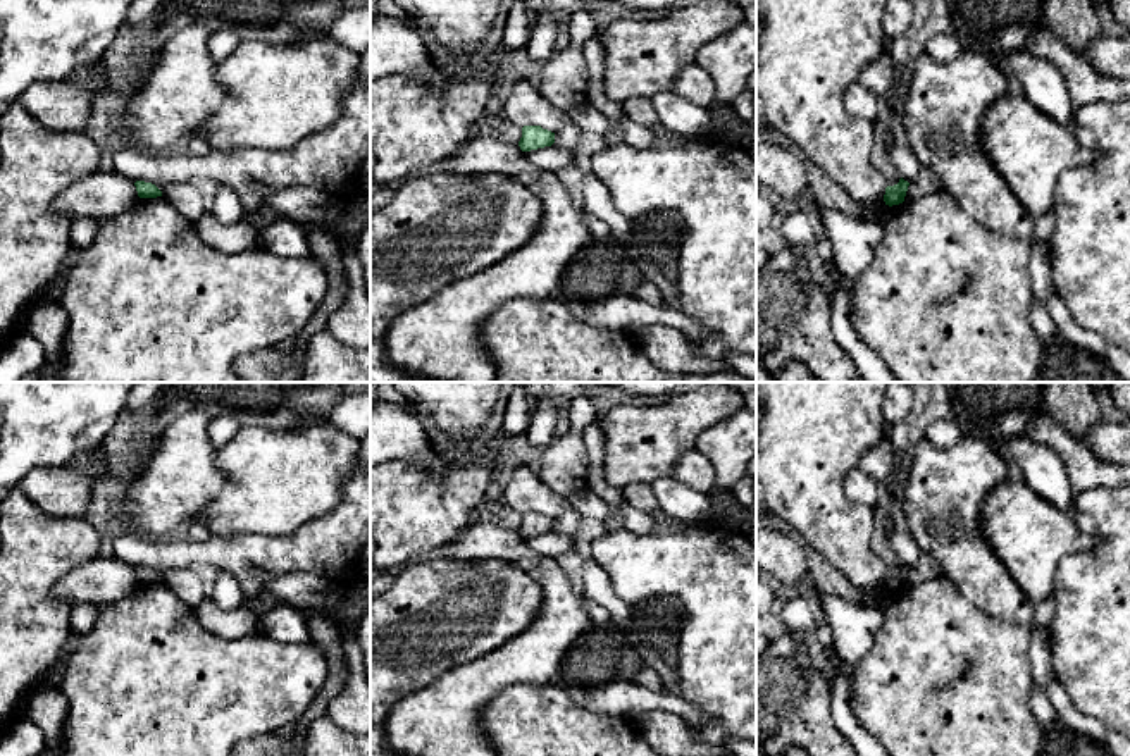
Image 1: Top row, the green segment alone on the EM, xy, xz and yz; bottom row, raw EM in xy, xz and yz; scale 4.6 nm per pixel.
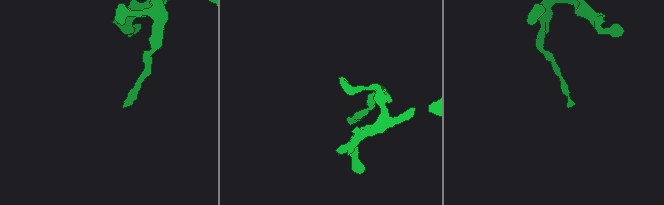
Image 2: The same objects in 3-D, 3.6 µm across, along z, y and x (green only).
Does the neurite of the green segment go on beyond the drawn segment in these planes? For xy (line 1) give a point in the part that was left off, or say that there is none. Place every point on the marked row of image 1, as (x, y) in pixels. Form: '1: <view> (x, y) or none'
1: none

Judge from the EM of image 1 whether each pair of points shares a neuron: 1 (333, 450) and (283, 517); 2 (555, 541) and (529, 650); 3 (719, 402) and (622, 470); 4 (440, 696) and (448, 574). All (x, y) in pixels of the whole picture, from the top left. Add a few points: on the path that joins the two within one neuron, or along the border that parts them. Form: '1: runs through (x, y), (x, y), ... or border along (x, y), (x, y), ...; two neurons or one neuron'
1: runs through (316, 467), (283, 500); one neuron
2: border along (522, 538), (536, 551), (555, 558); two neurons
3: runs through (695, 412), (682, 417), (651, 446), (646, 446); one neuron
4: border along (479, 658), (441, 672), (407, 696); two neurons

